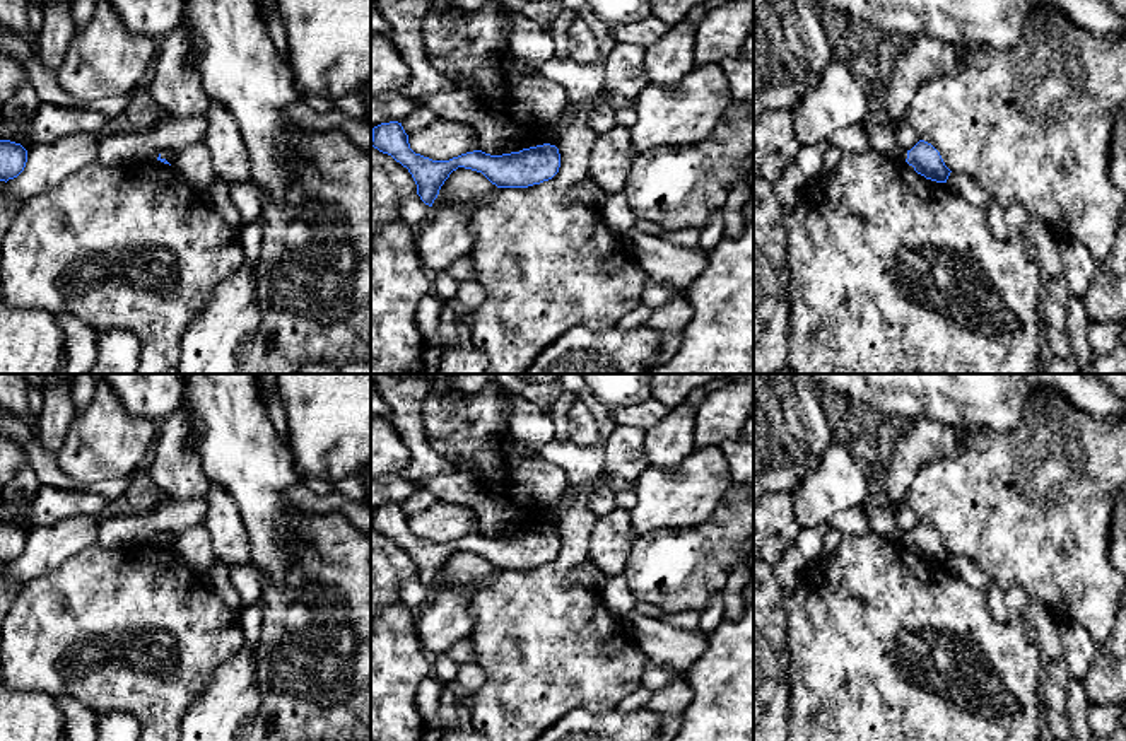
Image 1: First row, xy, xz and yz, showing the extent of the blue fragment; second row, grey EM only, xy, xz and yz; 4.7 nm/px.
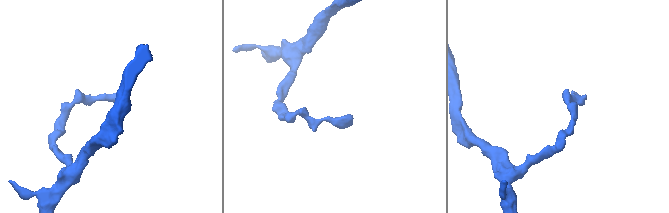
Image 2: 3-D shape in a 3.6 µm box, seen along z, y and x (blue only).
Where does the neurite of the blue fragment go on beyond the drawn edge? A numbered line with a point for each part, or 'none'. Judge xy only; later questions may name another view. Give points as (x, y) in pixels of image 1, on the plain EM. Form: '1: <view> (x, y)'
none

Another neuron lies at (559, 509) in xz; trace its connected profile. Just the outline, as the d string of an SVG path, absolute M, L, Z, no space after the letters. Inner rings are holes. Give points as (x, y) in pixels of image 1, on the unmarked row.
M569 485L567 490L560 495L560 499L552 505L552 509L545 516L545 526L555 528L559 521L567 514L569 507L578 497L578 488Z

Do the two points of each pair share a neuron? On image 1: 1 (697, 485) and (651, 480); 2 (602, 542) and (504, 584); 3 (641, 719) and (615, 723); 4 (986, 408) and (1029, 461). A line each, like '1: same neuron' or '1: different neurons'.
1: same neuron
2: different neurons
3: same neuron
4: different neurons

